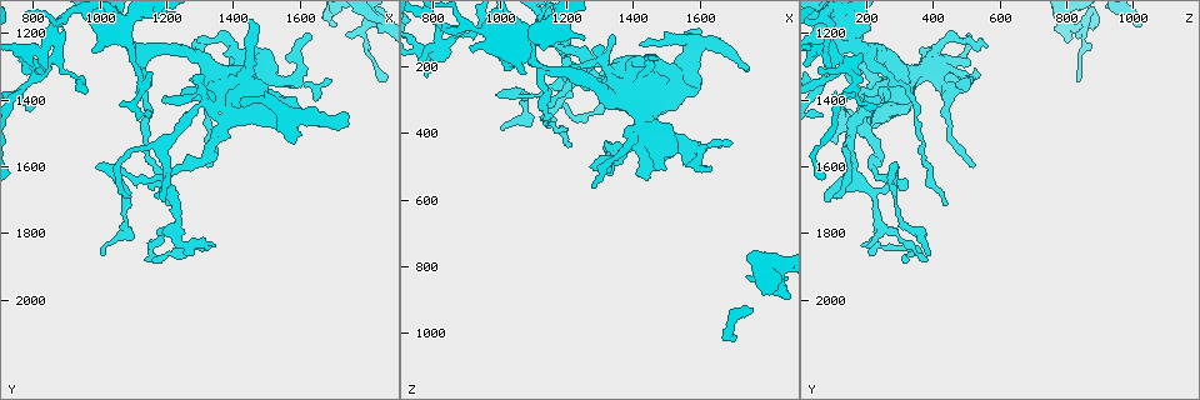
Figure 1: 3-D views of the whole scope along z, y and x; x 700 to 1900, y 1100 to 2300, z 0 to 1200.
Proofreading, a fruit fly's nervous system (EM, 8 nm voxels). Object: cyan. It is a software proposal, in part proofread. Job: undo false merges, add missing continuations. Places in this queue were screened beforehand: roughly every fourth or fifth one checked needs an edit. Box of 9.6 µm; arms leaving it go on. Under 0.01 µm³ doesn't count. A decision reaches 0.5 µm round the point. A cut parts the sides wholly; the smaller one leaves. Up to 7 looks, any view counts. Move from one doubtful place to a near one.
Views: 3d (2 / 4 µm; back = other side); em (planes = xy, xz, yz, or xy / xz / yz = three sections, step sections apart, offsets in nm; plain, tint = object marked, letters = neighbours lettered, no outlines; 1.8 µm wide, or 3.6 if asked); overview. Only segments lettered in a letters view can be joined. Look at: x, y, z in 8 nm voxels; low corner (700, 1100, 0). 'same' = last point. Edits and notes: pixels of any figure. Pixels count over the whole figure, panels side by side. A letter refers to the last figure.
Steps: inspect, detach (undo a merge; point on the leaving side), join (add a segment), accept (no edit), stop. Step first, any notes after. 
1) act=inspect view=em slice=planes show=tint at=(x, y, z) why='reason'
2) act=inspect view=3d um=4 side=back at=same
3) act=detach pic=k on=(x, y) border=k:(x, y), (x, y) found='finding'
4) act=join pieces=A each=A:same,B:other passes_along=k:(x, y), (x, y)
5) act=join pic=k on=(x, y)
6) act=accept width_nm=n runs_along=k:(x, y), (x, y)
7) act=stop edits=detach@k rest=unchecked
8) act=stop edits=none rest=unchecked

act=inspect view=3d um=4 at=(1270, 1230, 560) why='branch stops here'

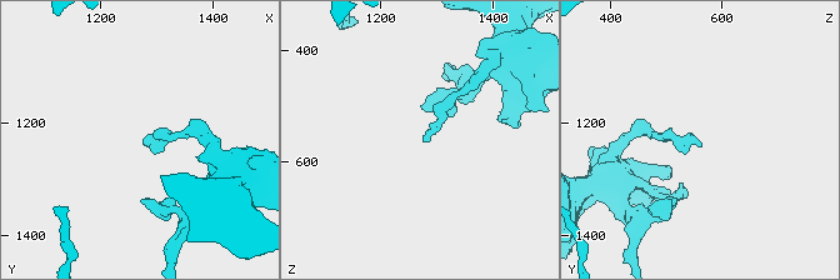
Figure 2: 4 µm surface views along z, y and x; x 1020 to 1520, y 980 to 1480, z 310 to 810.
act=inspect view=em slice=planes show=letters at=(1275, 1235, 560)

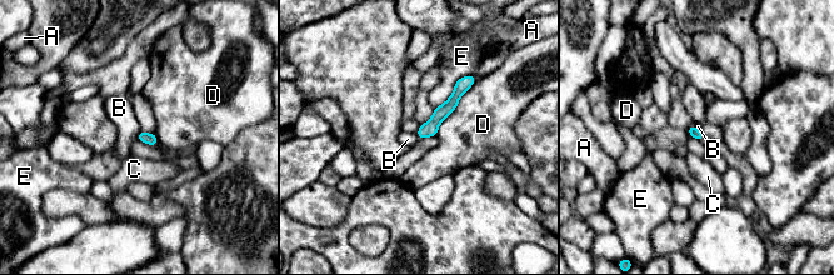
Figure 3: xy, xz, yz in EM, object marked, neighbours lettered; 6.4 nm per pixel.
act=accept each=A:other,B:other,C:other,D:other,E:other runs_along=3:(468, 79), (453, 101), (420, 134) found='none of them fits'

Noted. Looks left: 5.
act=inspect view=3d um=4 at=(1230, 1780, 250) why='branch point'

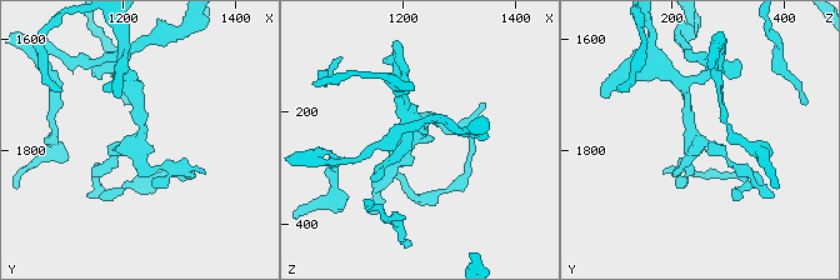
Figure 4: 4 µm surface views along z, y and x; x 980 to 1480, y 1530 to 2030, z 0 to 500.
act=inspect view=em um=3.6 slice=planes show=plain at=(1225, 1785, 240) arms=3

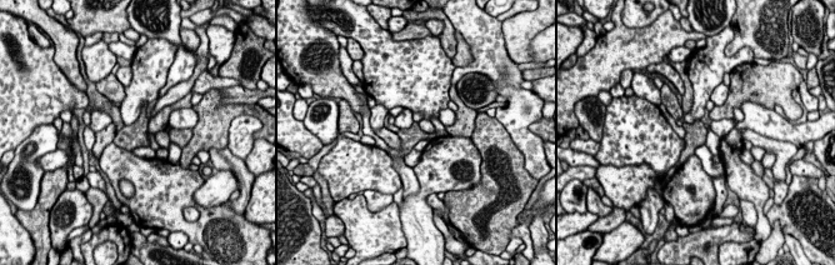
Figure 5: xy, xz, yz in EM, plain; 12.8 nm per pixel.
act=inspect view=em um=3.6 slice=planes show=letters at=same

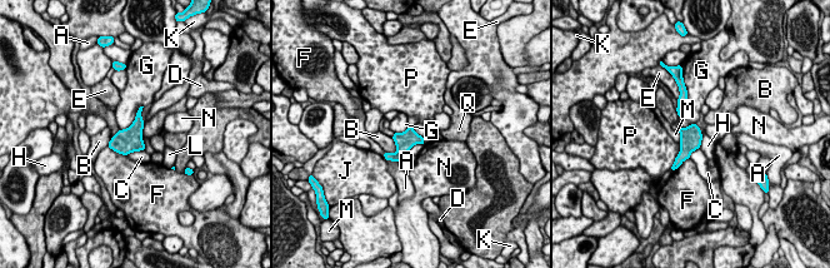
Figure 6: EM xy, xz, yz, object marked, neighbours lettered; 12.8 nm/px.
act=accept each=A:other,B:other,C:other,D:other,E:other,F:other,G:other,H:other,J:other,K:other,L:other,M:other,N:other,P:other,Q:other border=6:(143, 105), (135, 119), (119, 130) found='one cell here'

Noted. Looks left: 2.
act=inspect view=3d um=4 at=(1010, 1860, 380) why='thin end'

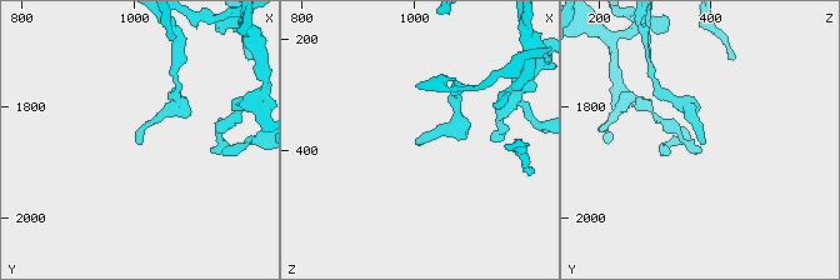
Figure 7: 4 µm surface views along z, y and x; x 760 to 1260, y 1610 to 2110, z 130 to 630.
act=inspect view=em slice=planes show=letters at=(1000, 1865, 385) why='now the EM'

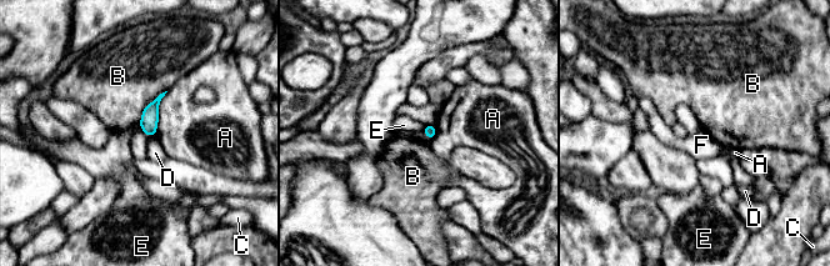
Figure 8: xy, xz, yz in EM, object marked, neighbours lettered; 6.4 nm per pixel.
act=accept each=A:other,B:other,C:other,D:other,E:other,F:other border=8:(423, 129), (430, 140) found='none of them fits'

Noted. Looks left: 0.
act=stop edits=none rest=unchecked

